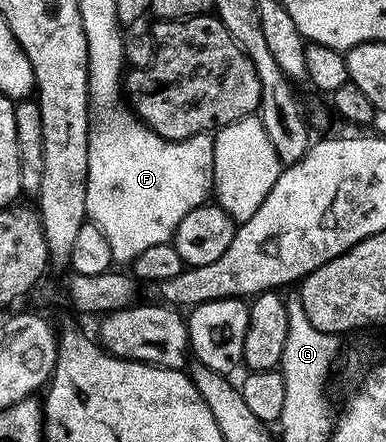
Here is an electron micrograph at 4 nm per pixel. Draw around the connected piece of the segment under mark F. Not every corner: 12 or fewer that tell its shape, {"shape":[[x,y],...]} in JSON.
{"shape":[[87,44],[87,220],[112,261],[208,203],[214,135],[126,112],[125,60]]}

